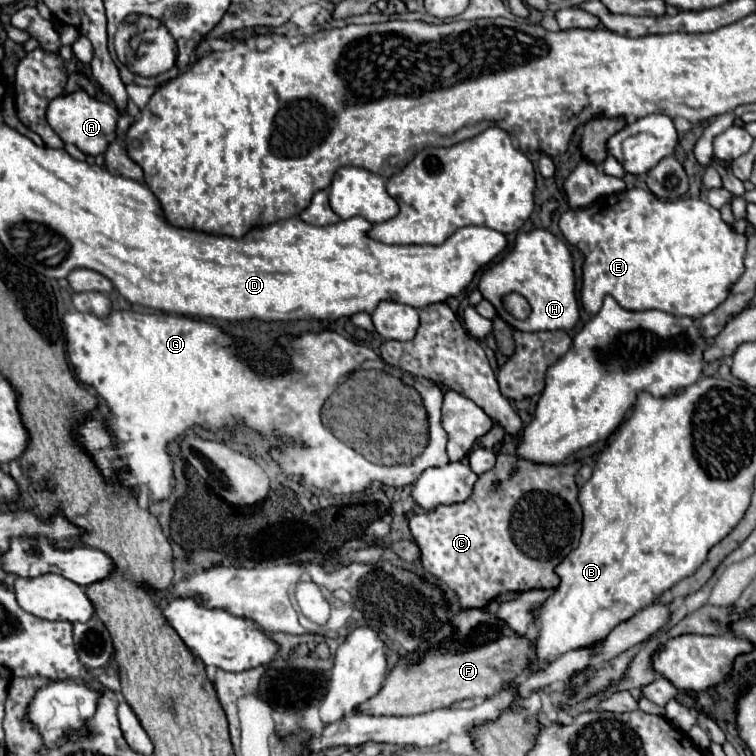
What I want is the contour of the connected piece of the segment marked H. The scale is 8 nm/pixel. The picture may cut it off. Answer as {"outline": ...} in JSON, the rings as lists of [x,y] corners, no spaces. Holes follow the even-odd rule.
{"outline":[[[532,230],[526,234],[518,234],[514,248],[510,254],[488,268],[478,284],[482,296],[492,302],[498,316],[504,318],[512,328],[522,332],[540,332],[540,330],[566,330],[570,332],[580,318],[578,300],[574,294],[574,270],[572,270],[572,256],[566,244],[550,234],[548,230]],[[506,294],[520,294],[528,300],[532,312],[526,320],[516,320],[504,306],[502,298]]]}

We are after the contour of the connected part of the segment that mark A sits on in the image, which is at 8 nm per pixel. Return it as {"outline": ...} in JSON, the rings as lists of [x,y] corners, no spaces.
{"outline":[[[76,90],[64,96],[54,98],[46,110],[48,124],[52,130],[68,144],[74,144],[88,156],[102,154],[106,146],[116,138],[116,120],[118,120],[118,110],[112,104],[98,102],[92,96],[86,94],[86,90]]]}

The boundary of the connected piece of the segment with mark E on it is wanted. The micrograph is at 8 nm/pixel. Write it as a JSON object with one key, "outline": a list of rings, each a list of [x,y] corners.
{"outline":[[[634,188],[634,190],[624,190],[622,194],[612,194],[612,196],[604,196],[600,200],[596,200],[594,204],[582,208],[582,210],[568,210],[560,216],[560,230],[564,234],[564,238],[574,244],[576,248],[580,248],[584,252],[584,263],[582,266],[582,306],[588,314],[598,314],[598,310],[602,308],[602,302],[604,302],[604,296],[614,296],[616,302],[626,308],[626,310],[662,310],[662,312],[668,312],[668,314],[680,314],[680,316],[690,316],[694,320],[700,320],[704,314],[708,314],[710,310],[714,310],[716,306],[720,306],[732,284],[742,276],[744,272],[744,256],[746,256],[746,234],[738,234],[734,232],[732,226],[728,226],[722,216],[720,216],[720,210],[712,208],[706,200],[702,198],[680,198],[680,200],[674,200],[674,202],[664,202],[664,200],[658,200],[650,190],[640,190],[640,188]]]}

